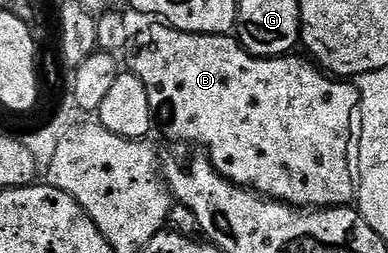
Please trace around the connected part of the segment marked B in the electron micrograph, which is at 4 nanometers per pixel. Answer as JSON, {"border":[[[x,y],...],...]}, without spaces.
{"border":[[[150,21],[147,27],[135,30],[132,42],[128,47],[130,53],[129,74],[140,77],[144,81],[144,89],[148,89],[148,101],[151,107],[161,109],[170,107],[170,131],[175,140],[197,145],[205,151],[212,165],[228,181],[240,187],[249,187],[251,191],[276,199],[279,203],[287,203],[289,207],[317,209],[319,207],[345,207],[356,199],[356,171],[352,166],[352,132],[356,127],[356,112],[360,107],[360,92],[353,82],[339,81],[331,77],[325,70],[319,69],[309,58],[297,59],[291,53],[281,57],[259,57],[251,55],[237,38],[230,35],[193,35],[190,31],[177,31],[168,23]]]}

